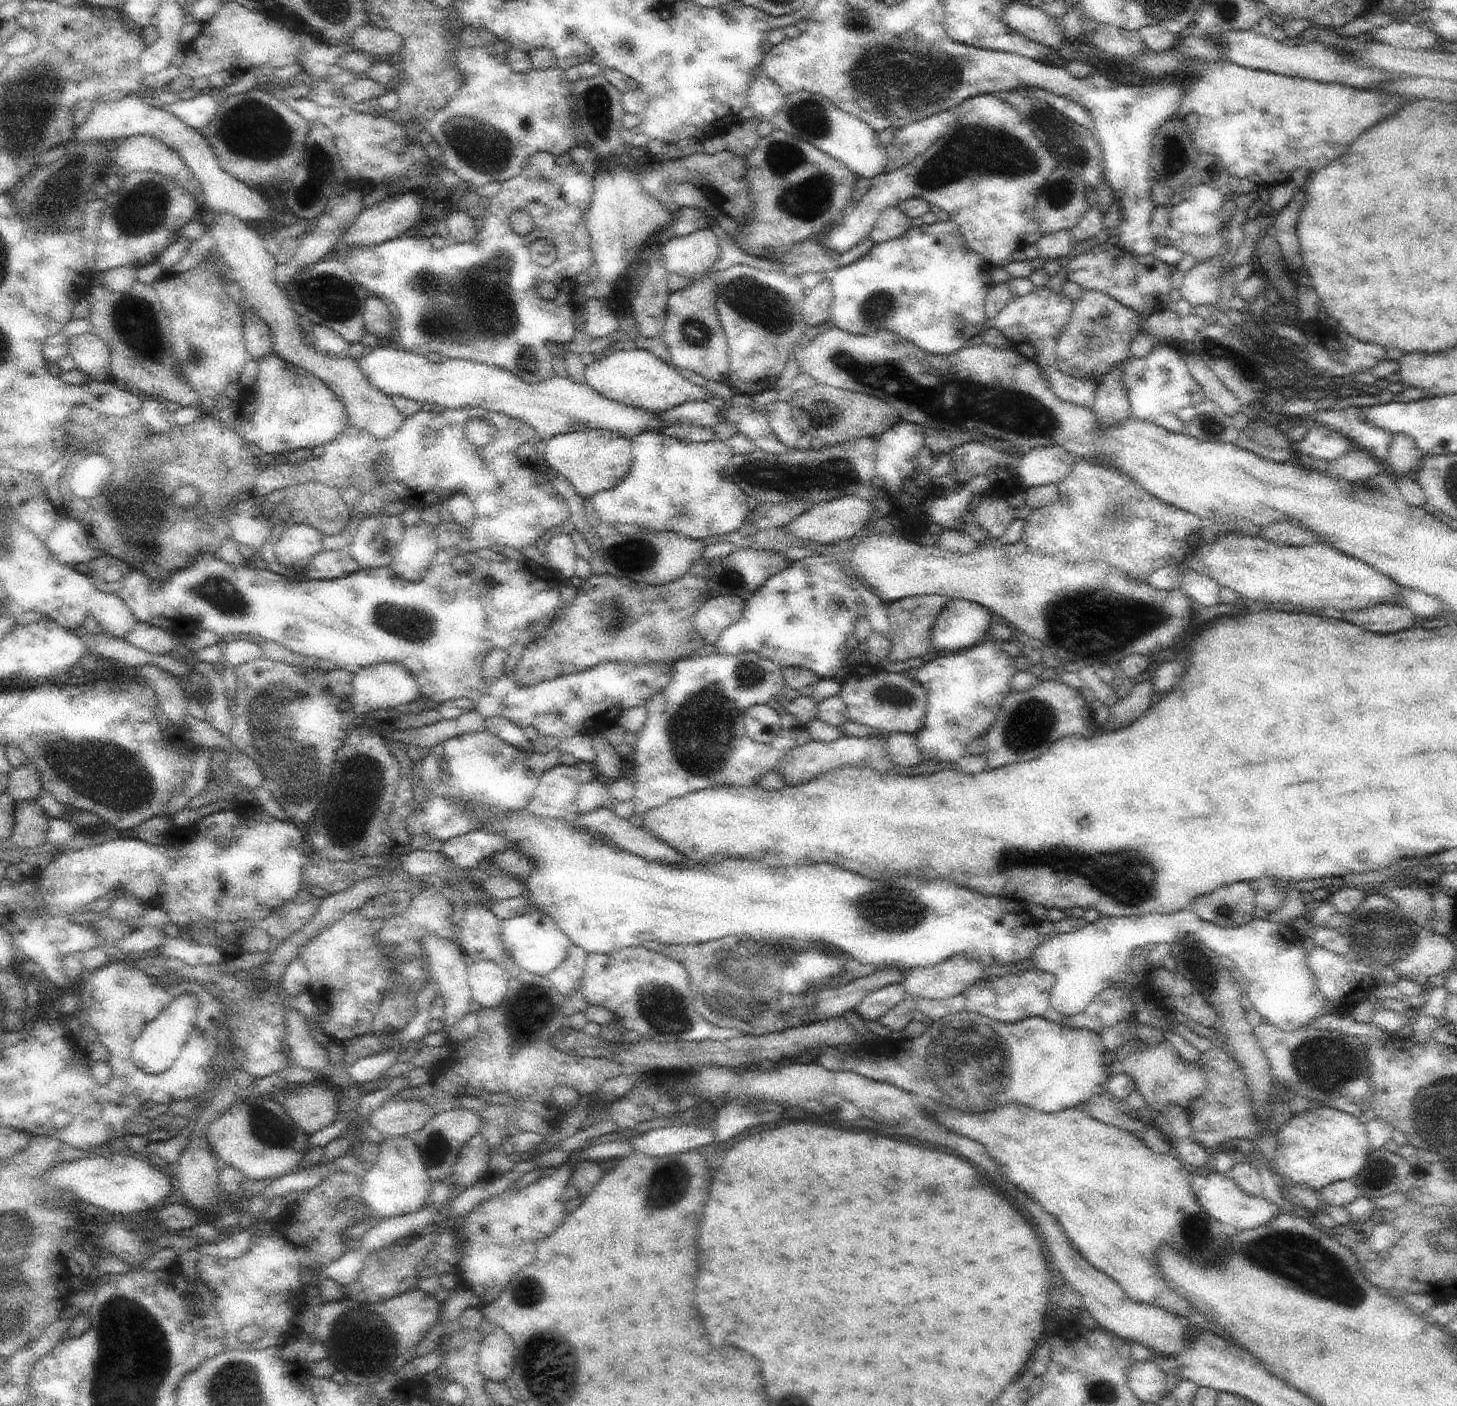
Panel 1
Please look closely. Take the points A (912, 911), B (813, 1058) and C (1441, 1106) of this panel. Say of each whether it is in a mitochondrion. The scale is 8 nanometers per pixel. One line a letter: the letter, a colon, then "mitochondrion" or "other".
A: mitochondrion
B: other
C: mitochondrion

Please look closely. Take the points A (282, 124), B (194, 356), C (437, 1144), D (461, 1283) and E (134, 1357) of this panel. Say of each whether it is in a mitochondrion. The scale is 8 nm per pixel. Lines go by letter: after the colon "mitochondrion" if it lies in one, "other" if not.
A: mitochondrion
B: mitochondrion
C: mitochondrion
D: other
E: mitochondrion

